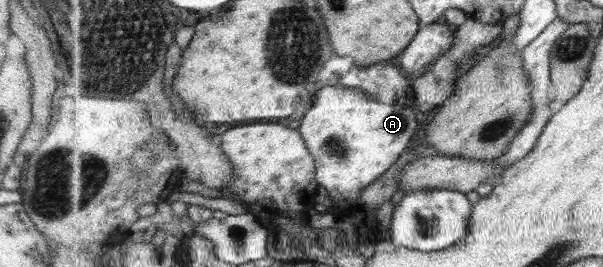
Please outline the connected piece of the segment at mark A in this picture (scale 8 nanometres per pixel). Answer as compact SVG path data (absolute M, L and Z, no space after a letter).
M329 85L317 93L317 103L307 113L309 117L305 117L301 131L303 131L303 137L307 139L307 147L311 147L310 152L315 157L315 163L317 163L318 184L326 190L332 203L335 203L335 209L339 207L339 203L345 209L349 209L349 207L357 209L358 200L362 199L362 191L396 165L419 129L418 114L415 106L408 107L405 102L397 104L379 102L359 88L342 85L341 87L331 87Z

